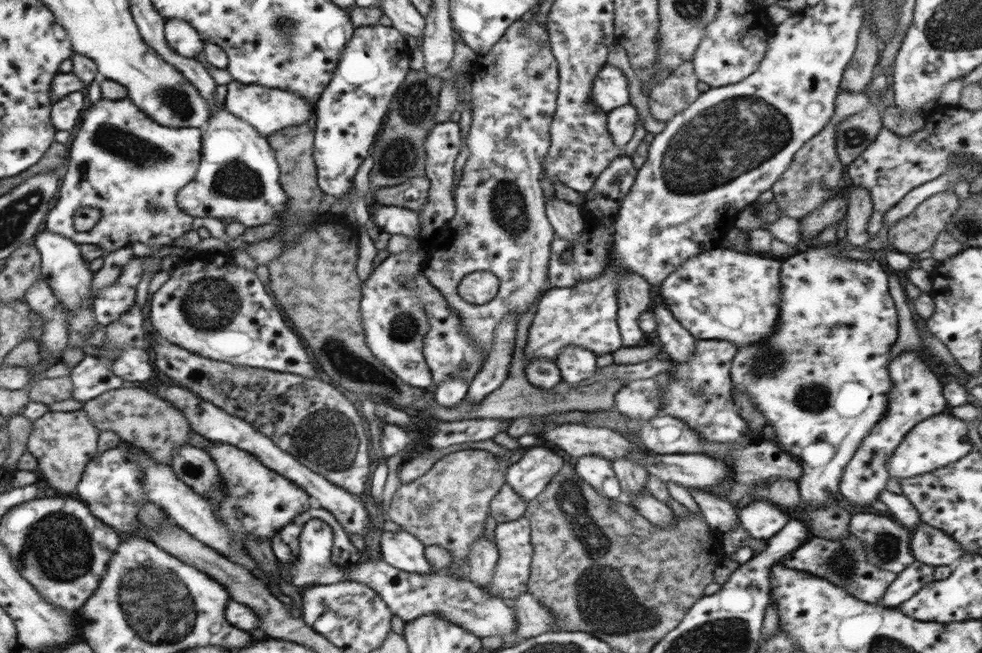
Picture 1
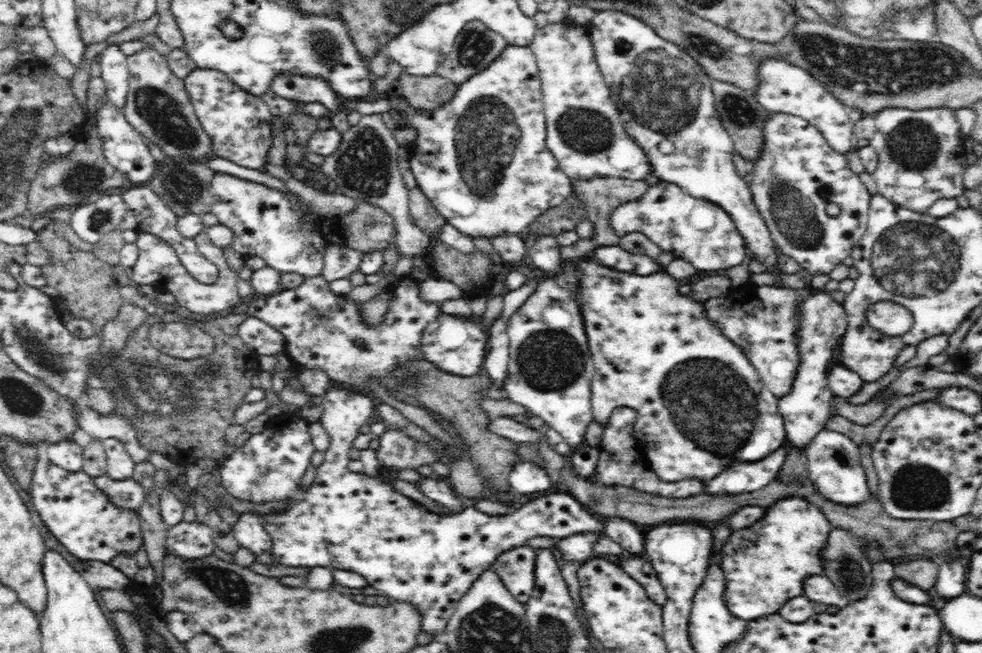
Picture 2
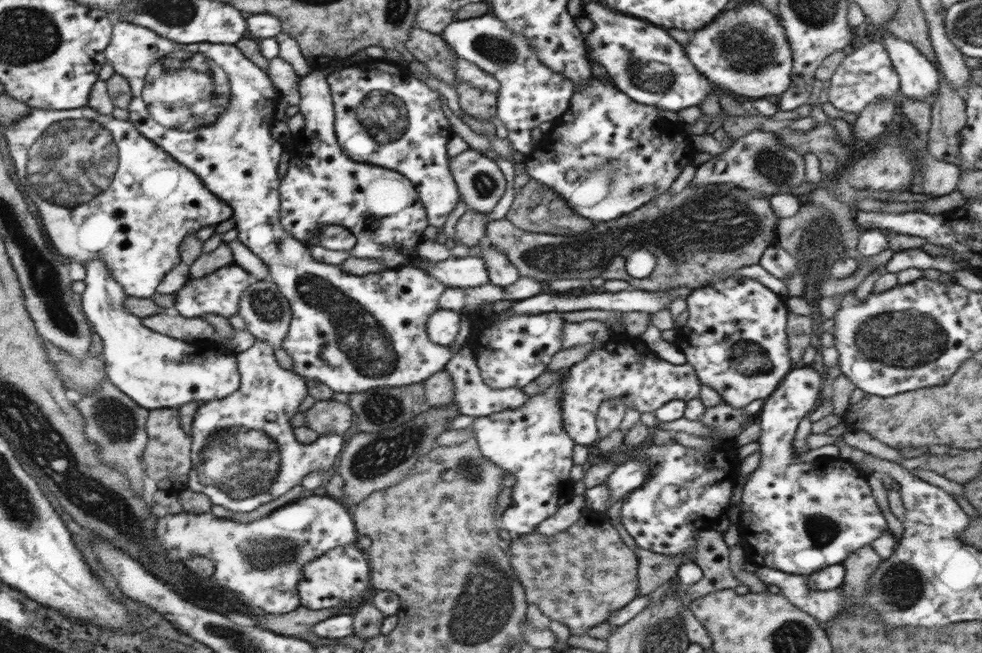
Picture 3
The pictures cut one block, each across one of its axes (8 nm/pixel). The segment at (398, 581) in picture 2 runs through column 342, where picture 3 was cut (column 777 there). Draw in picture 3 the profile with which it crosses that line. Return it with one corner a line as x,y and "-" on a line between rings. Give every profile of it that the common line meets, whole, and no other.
810,366
800,367
792,369
780,382
778,388
764,400
763,407
761,412
757,416
757,421
761,426
761,435
759,439
759,444
761,447
761,461
759,467
750,475
750,479
746,482
743,489
743,495
741,499
741,511
739,513
739,522
740,527
740,538
745,543
746,548
749,554
758,554
762,558
762,567
768,567
788,574
795,575
808,575
813,572
818,572
824,567
840,564
843,560
847,559
847,556
851,552
858,551
859,548
870,546
874,540
882,536
884,533
888,533
888,523
886,523
886,518
882,515
882,511
872,495
872,489
868,484
867,475
858,469
857,465
847,459
839,457
822,457
817,458
813,462
796,462
794,457
795,453
792,453
792,442
795,437
798,425
802,418
808,416
812,411
816,409
816,403
821,400
821,388
823,386
824,380
820,377
820,374
812,369

